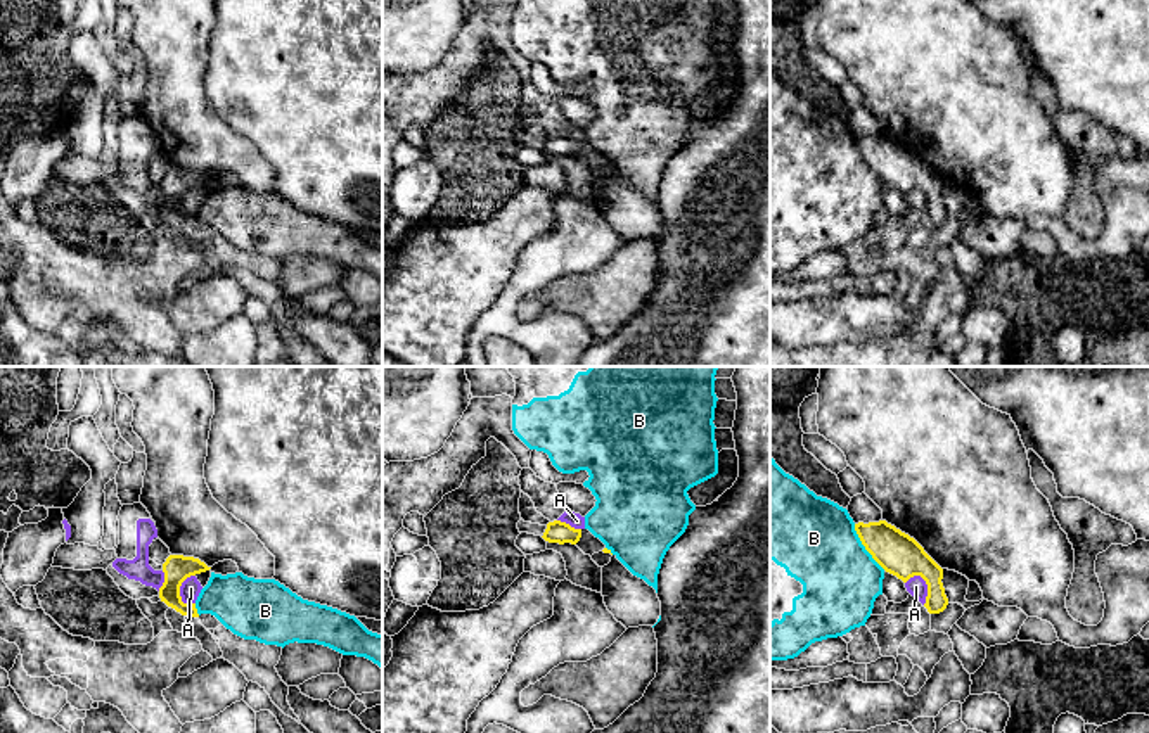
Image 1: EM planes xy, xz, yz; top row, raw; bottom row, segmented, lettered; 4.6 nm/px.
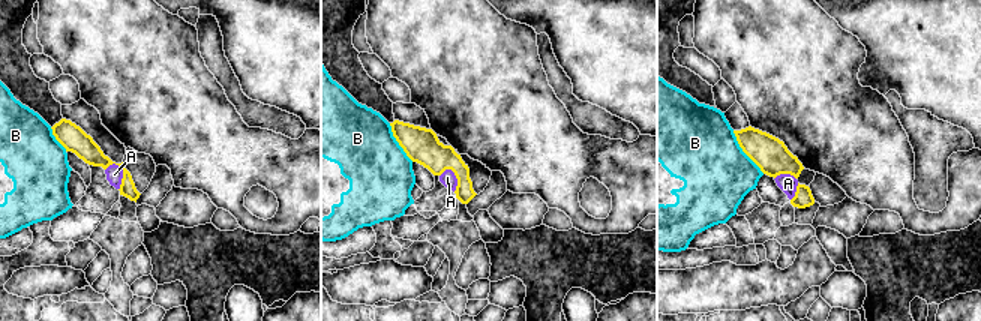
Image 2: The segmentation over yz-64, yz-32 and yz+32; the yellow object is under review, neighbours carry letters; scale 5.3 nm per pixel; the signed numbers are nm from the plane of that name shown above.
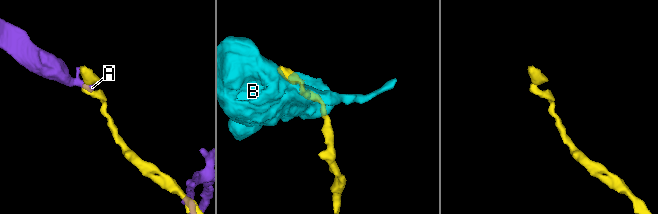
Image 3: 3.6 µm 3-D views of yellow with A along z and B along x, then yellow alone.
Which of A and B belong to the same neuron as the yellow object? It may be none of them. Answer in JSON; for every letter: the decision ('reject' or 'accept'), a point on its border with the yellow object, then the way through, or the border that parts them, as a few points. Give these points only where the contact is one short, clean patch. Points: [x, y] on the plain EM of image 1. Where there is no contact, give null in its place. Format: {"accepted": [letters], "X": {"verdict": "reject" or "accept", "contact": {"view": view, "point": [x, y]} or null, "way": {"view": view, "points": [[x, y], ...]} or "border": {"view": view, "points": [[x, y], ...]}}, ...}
{"accepted": [], "A": {"verdict": "reject", "contact": {"view": "xy", "point": [179, 201]}, "border": {"view": "xy", "points": [[194, 187], [180, 199], [180, 213], [184, 216]]}}, "B": {"verdict": "reject", "contact": {"view": "yz", "point": [864, 158]}}}

